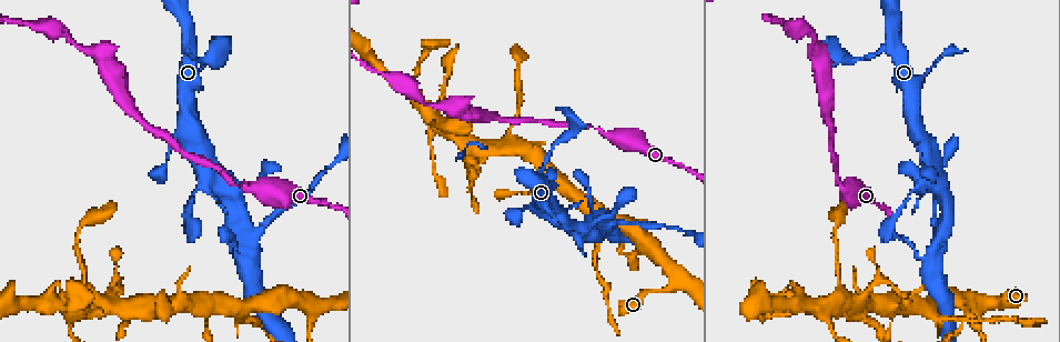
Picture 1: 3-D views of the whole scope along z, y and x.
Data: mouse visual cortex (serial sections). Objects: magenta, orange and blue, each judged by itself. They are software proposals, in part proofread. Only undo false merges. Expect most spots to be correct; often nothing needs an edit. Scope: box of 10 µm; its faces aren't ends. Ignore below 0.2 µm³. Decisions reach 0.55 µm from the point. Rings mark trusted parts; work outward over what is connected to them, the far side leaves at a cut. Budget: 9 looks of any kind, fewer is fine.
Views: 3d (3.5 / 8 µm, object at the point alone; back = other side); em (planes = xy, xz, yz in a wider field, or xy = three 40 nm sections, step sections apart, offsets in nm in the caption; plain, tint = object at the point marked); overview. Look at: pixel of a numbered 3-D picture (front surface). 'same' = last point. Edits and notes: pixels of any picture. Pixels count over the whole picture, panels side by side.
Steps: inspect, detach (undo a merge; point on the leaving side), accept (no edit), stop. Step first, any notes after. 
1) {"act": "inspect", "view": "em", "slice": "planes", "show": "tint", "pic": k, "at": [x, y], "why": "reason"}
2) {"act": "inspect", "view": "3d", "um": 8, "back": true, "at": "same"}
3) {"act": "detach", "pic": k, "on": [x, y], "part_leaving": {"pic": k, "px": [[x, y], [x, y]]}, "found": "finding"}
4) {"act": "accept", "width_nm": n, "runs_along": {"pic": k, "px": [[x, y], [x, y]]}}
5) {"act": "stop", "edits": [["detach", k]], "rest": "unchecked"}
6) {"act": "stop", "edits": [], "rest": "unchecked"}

{"act": "inspect", "view": "3d", "um": 8, "pic": 1, "at": [840, 187], "why": "narrows sharply"}

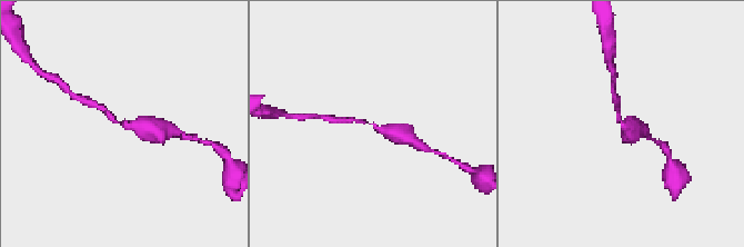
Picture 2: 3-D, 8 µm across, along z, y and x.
{"act": "inspect", "view": "3d", "um": 3.5, "back": true, "at": "same"}

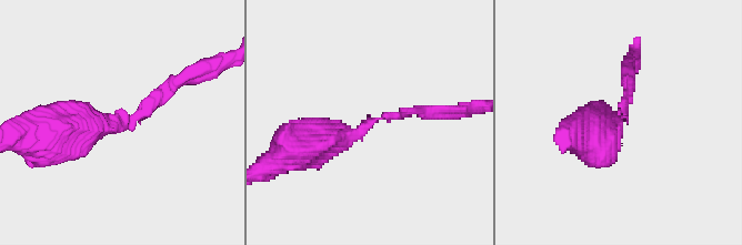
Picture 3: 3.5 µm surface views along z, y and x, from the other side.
{"act": "inspect", "view": "em", "slice": "xy", "step": 2, "show": "tint", "pic": 3, "at": [380, 119], "arm_widths_nm": [150, 500]}

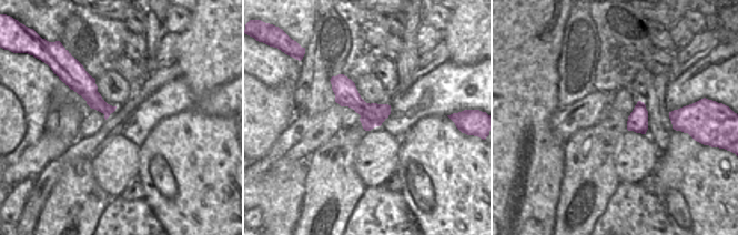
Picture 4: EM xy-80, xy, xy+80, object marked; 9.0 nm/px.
{"act": "accept", "runs_along": {"pic": 4, "px": [[334, 79], [366, 111], [387, 111]]}, "found": "all the same cell"}

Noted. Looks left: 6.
{"act": "inspect", "view": "3d", "um": 8, "pic": 1, "at": [825, 307], "why": "side arm on a straight run"}

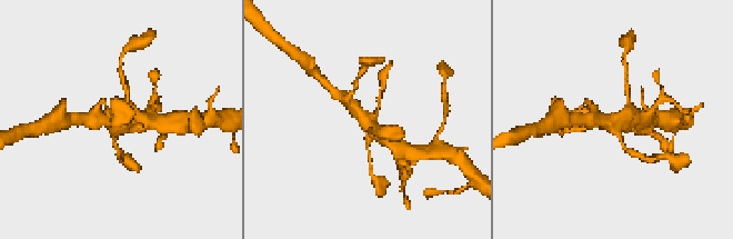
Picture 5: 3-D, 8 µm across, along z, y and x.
{"act": "inspect", "view": "em", "slice": "xy", "step": 1, "show": "tint", "at": "same", "why": "shape alone is not enough"}

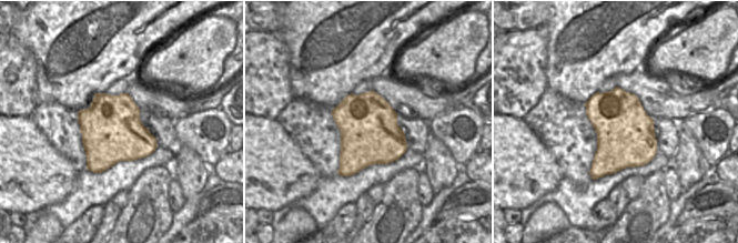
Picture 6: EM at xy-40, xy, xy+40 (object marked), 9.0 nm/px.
{"act": "accept", "runs_along": {"pic": 5, "px": [[391, 142], [370, 128], [343, 99]]}, "found": "one cell here"}

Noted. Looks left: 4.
{"act": "inspect", "view": "3d", "um": 3.5, "pic": 1, "at": [961, 327], "why": "sharp bend"}

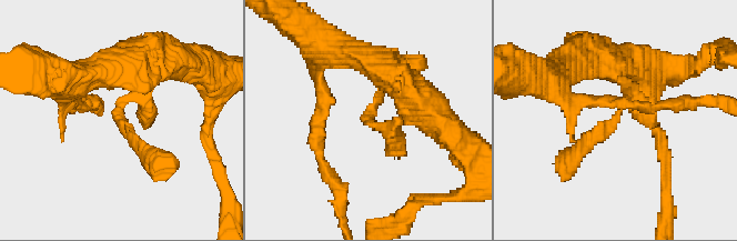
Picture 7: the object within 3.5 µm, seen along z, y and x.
{"act": "inspect", "view": "em", "slice": "xy", "step": 2, "show": "tint", "pic": 7, "at": [618, 118], "why": "need the tissue"}

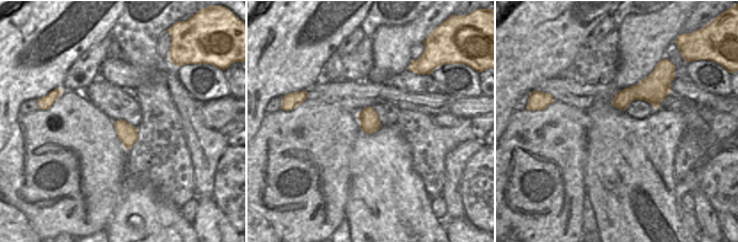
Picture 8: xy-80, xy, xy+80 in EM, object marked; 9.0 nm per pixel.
{"act": "accept", "runs_along": {"pic": 7, "px": [[607, 61], [629, 96], [607, 129], [567, 157]]}, "found": "all the same cell"}

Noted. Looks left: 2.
{"act": "stop", "edits": [], "rest": "unchecked"}

